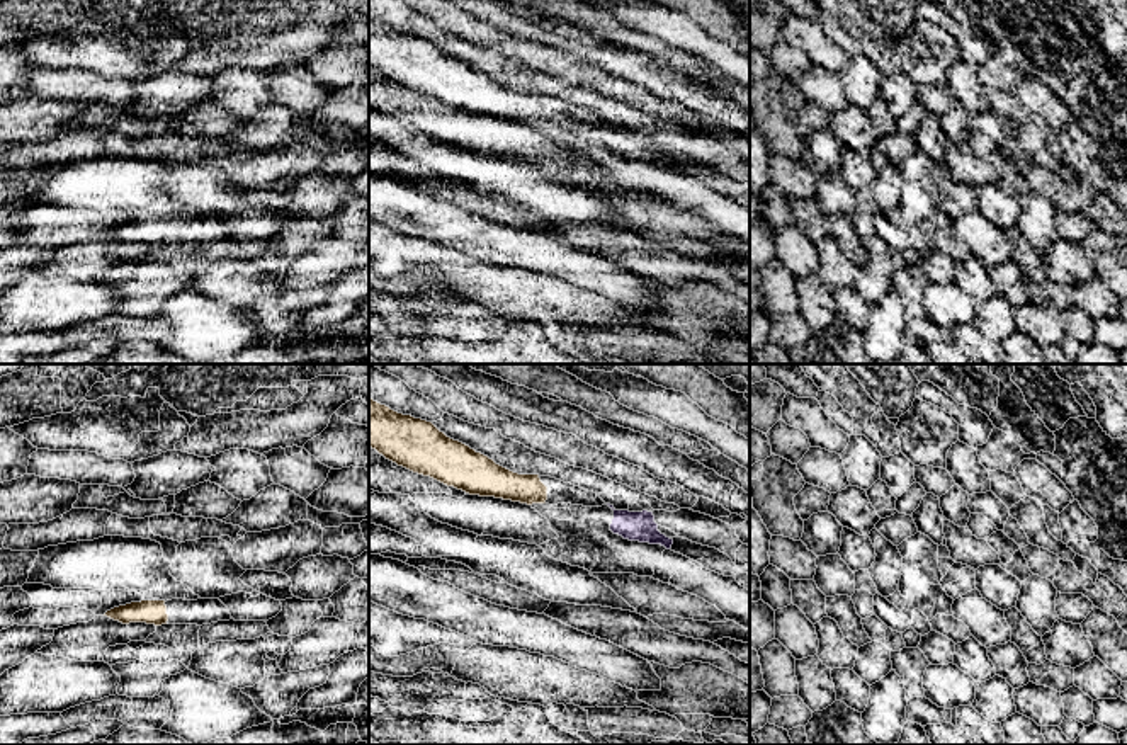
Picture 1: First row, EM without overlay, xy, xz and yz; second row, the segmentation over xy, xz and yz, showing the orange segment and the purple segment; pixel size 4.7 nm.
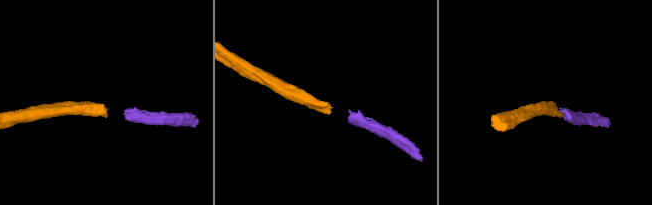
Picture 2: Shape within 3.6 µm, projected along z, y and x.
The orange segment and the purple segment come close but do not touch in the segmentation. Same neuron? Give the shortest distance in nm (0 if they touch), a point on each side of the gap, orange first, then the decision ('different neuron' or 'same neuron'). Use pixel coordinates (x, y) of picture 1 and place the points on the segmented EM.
gap 280 nm; span xz (546, 499), (607, 504); same neuron

